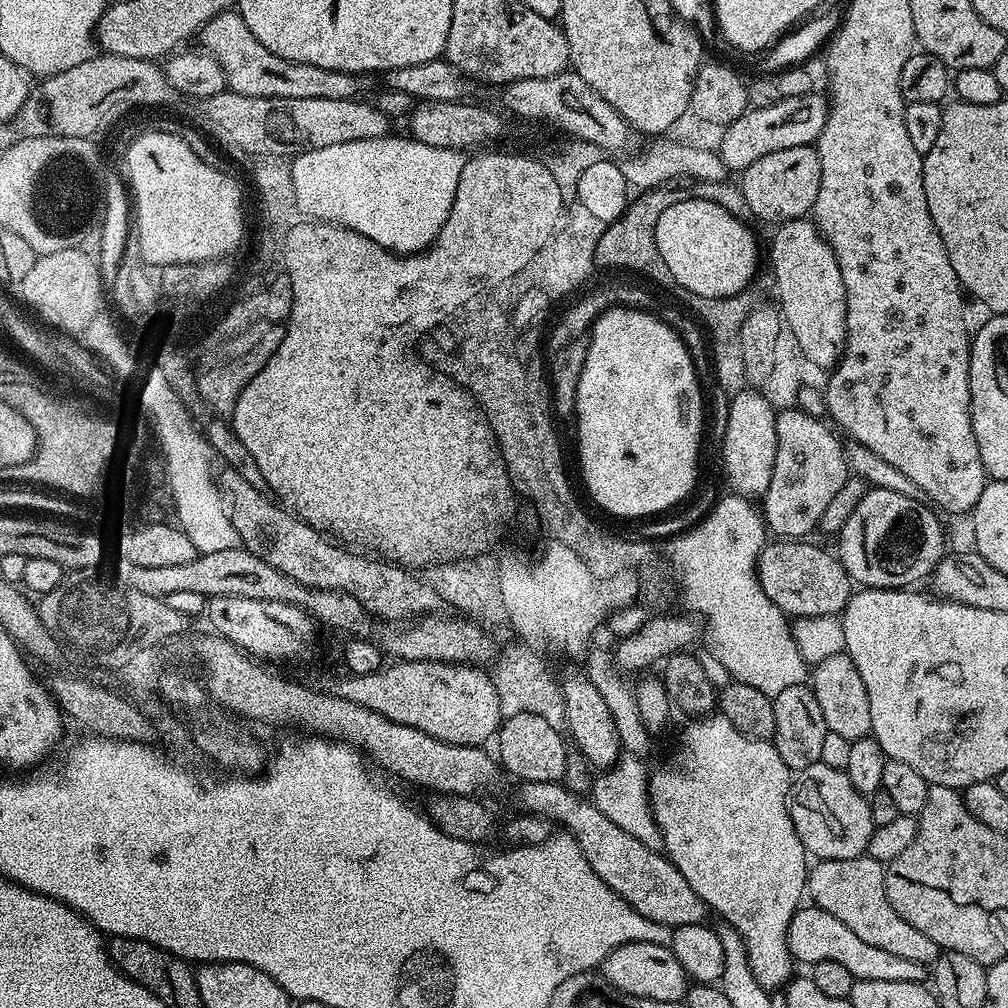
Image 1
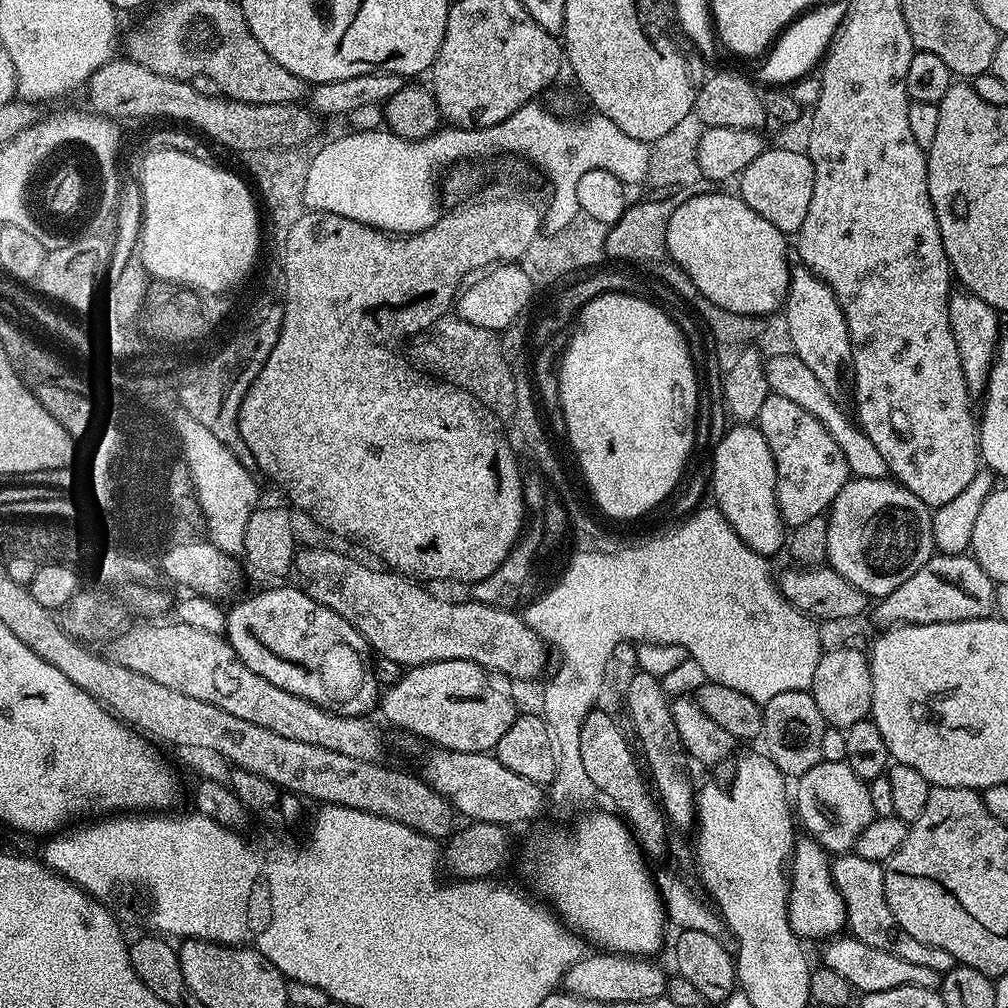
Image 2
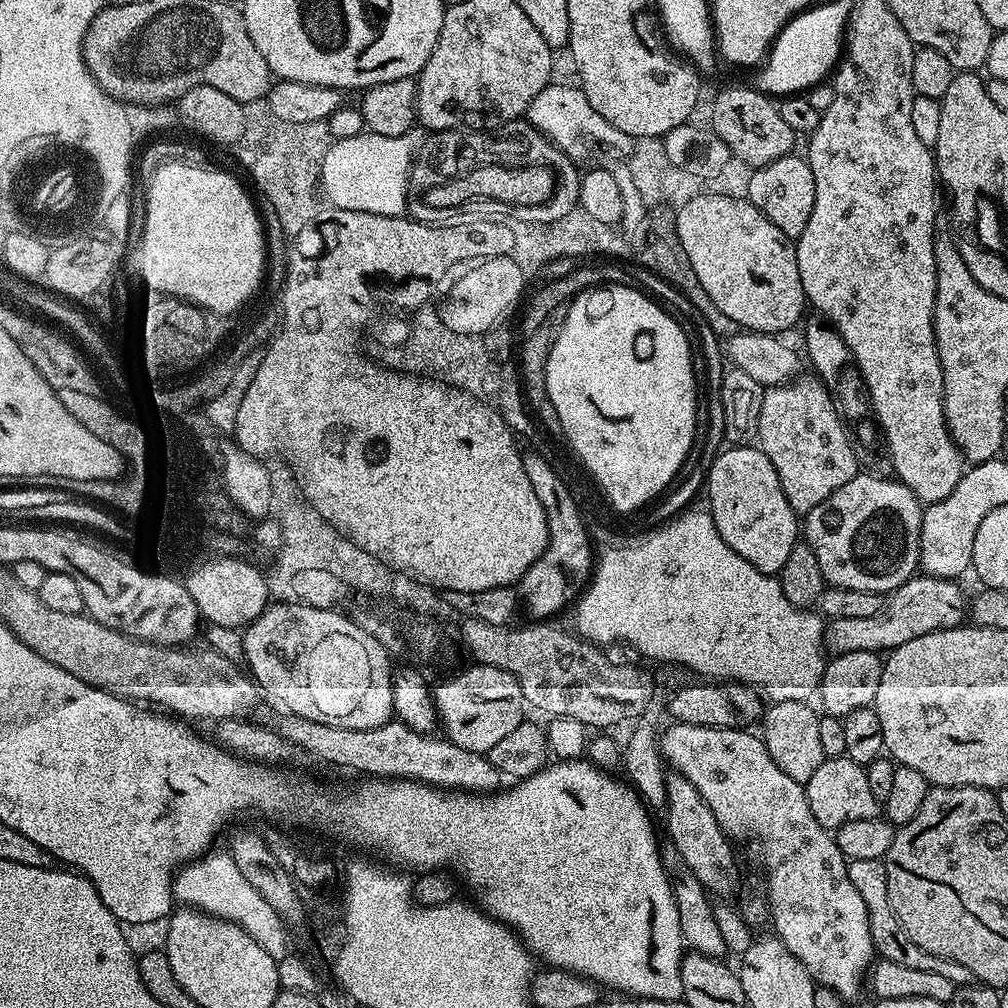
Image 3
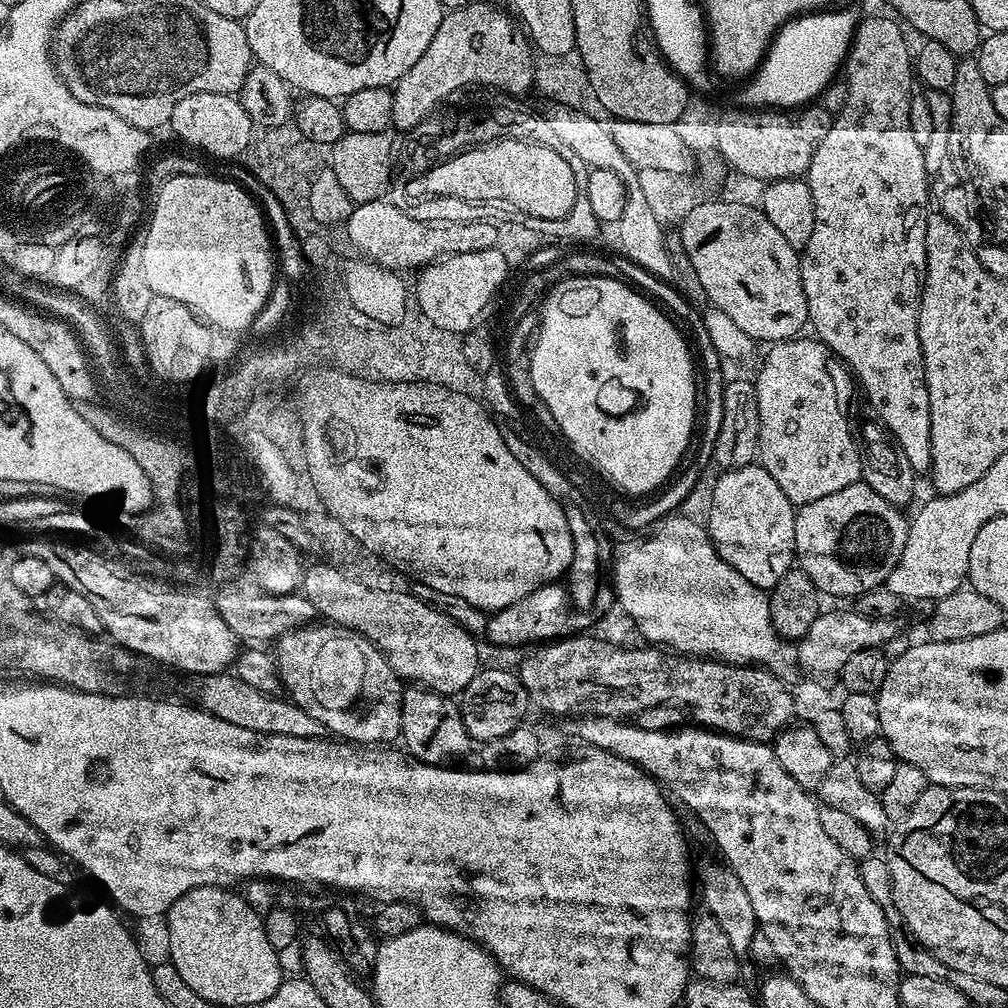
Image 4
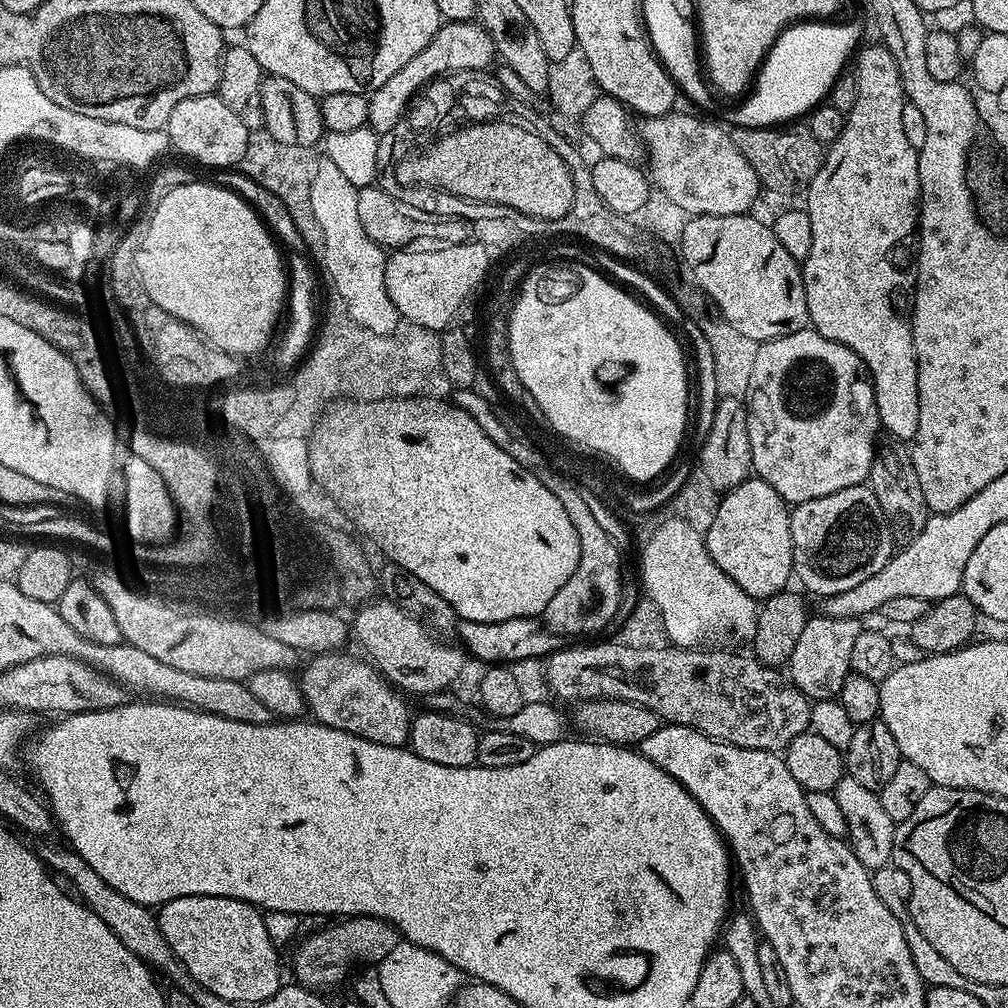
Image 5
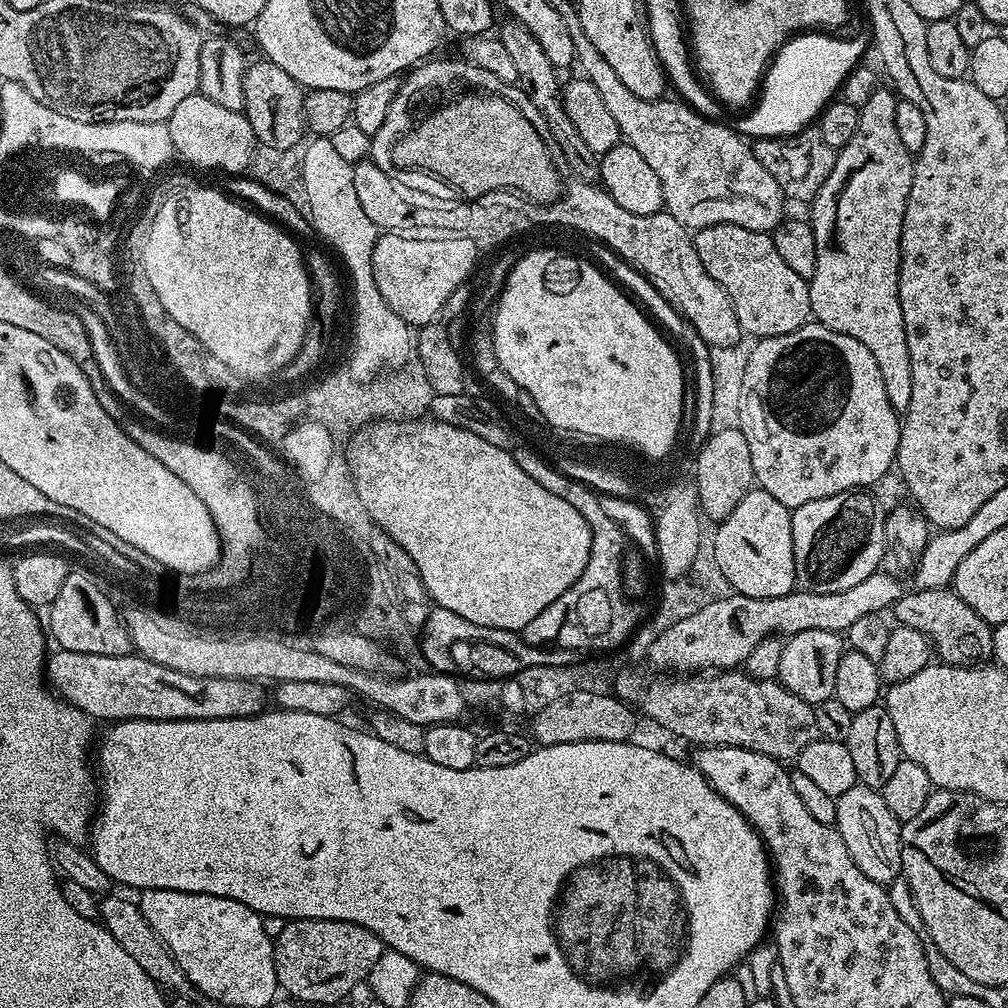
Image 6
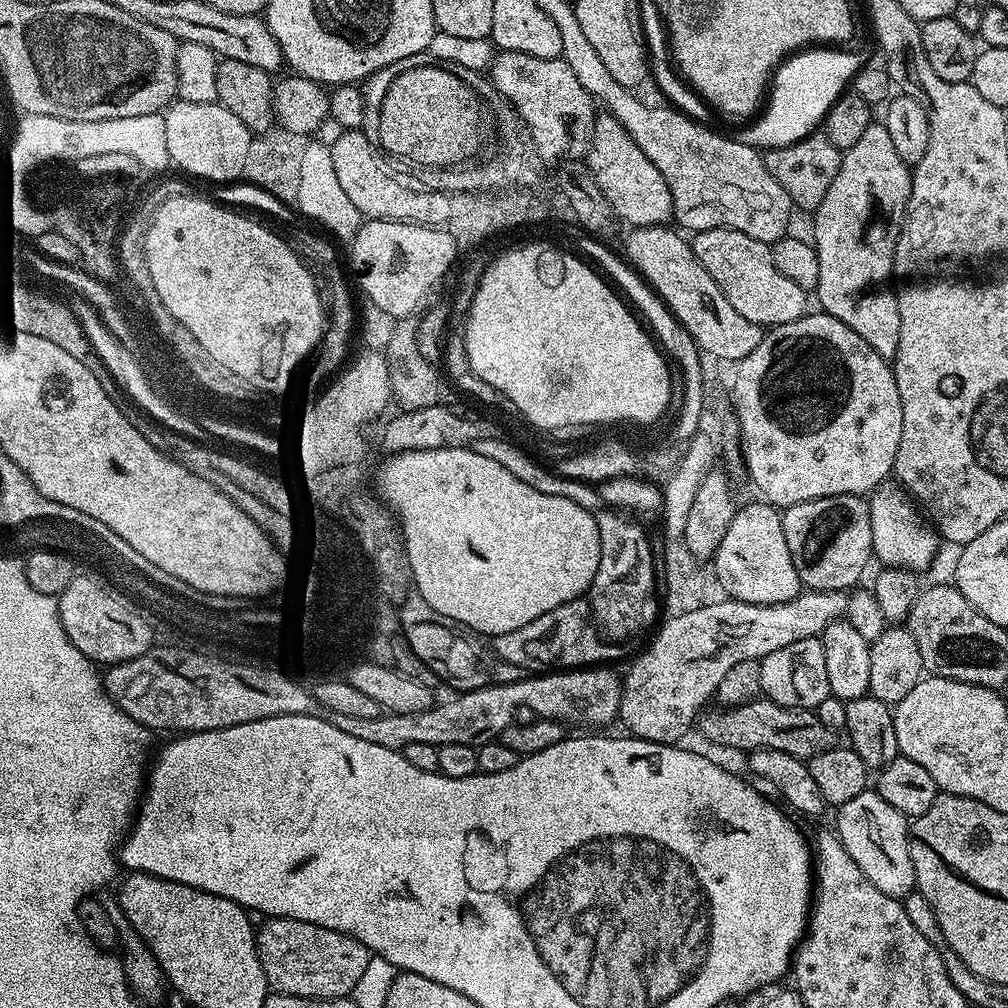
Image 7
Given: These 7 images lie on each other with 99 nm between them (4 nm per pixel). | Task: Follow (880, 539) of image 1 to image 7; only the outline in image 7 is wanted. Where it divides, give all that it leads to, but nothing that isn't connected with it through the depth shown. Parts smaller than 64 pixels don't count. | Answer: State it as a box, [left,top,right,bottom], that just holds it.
[782,496,873,592]

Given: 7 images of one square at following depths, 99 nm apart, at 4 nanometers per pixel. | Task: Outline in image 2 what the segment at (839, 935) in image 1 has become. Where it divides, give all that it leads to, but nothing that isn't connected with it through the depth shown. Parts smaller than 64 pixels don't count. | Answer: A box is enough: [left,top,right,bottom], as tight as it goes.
[823,934,942,994]

